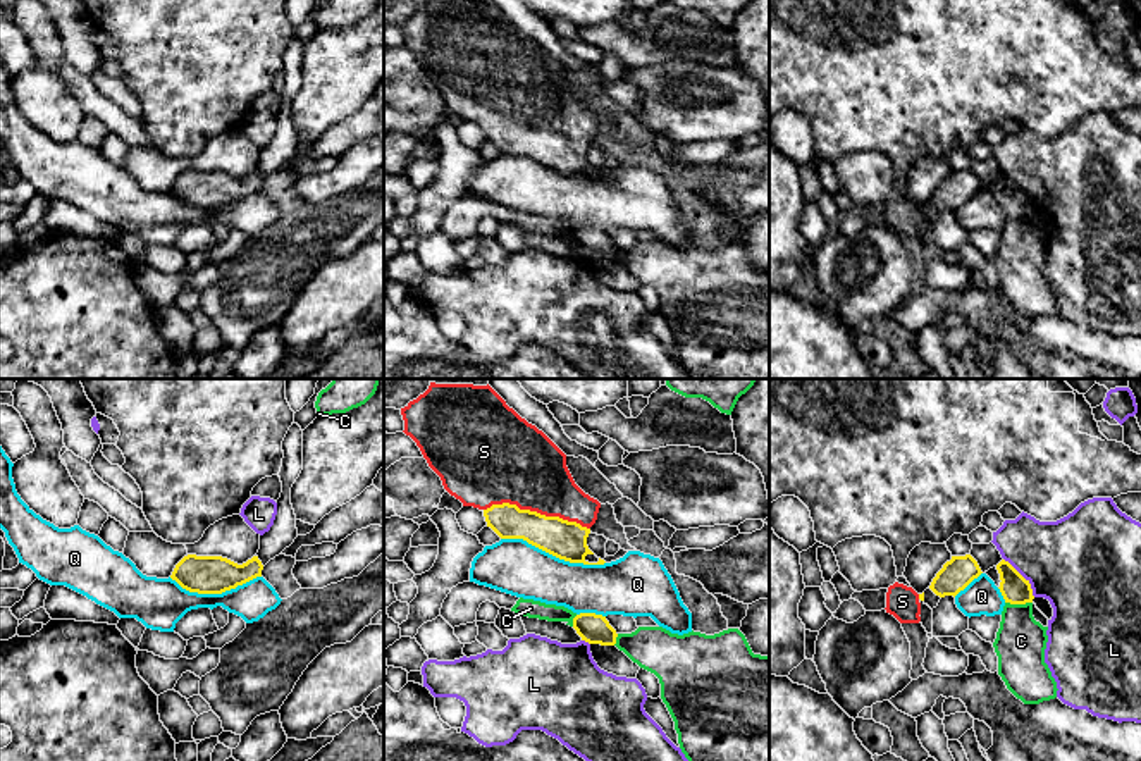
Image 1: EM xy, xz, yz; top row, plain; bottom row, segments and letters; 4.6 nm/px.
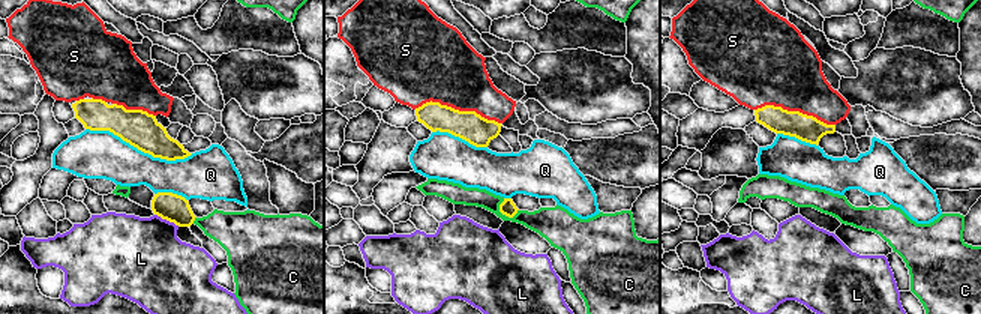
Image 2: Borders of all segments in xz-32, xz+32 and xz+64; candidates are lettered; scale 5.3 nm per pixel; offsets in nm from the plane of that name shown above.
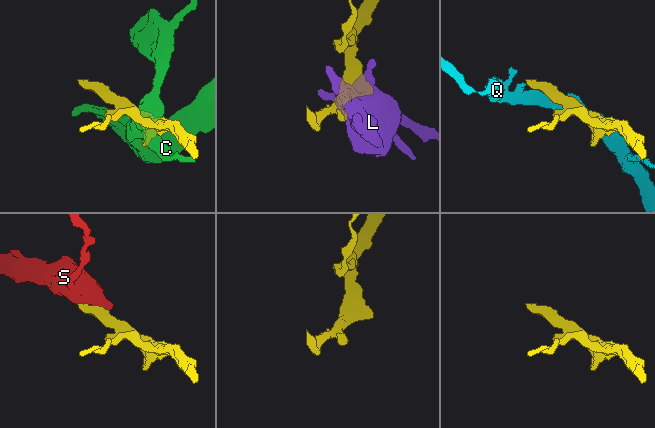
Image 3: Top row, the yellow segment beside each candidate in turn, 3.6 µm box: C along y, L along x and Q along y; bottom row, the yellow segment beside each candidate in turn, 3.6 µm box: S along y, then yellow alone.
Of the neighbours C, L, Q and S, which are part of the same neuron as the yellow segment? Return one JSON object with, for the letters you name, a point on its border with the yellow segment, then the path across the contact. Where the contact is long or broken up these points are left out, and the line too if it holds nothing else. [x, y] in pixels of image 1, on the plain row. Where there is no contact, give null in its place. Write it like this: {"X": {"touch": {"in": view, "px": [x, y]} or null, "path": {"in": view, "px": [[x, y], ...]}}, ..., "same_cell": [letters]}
{"S": {"touch": {"in": "xz", "px": [536, 126]}}, "same_cell": ["S"]}

